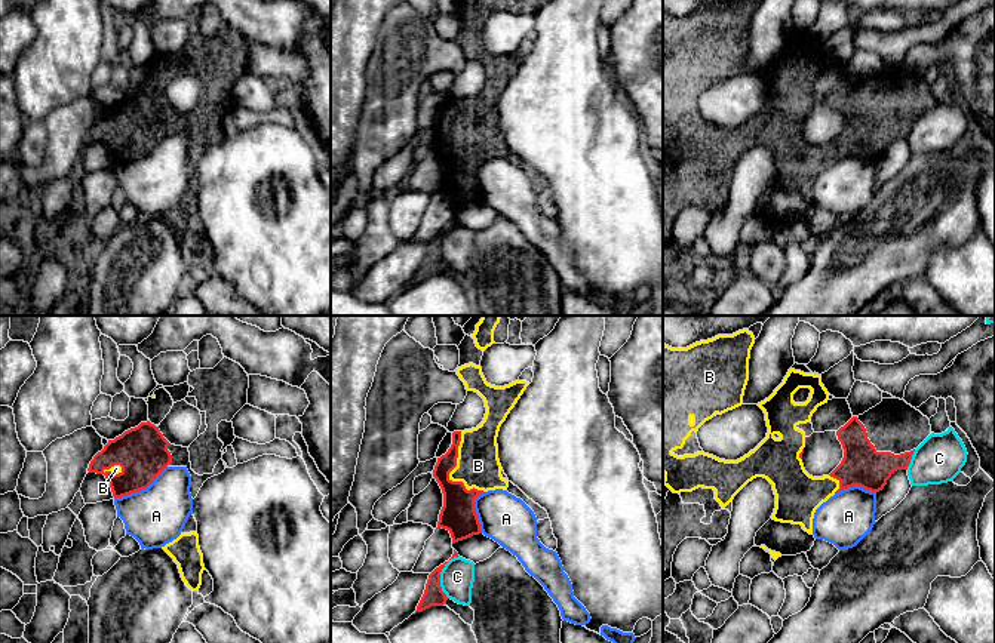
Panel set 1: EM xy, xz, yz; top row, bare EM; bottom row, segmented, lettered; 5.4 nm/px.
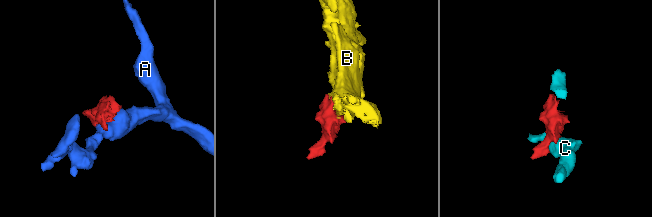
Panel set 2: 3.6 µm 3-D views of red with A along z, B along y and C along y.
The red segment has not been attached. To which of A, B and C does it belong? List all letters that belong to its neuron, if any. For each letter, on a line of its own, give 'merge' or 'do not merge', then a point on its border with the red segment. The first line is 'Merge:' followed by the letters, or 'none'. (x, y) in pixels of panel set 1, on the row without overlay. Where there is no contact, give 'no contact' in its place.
Merge: B
A: do not merge | xy (141, 157)
B: merge | xz (450, 140)
C: do not merge | xz (439, 243)

